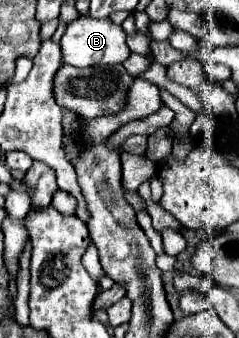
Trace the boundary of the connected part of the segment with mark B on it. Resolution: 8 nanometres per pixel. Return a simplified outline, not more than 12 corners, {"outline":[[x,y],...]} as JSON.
{"outline":[[78,17],[60,39],[74,67],[122,63],[124,29]]}

